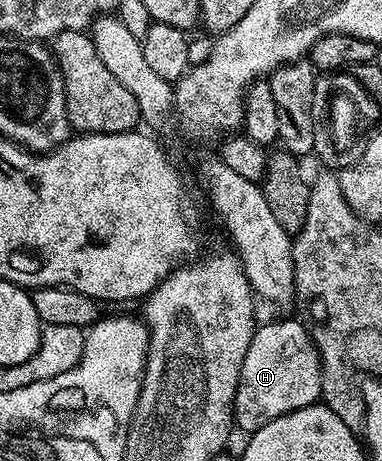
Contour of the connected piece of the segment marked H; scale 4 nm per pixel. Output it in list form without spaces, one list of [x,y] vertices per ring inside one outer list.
[[[284,318],[281,322],[268,322],[257,325],[254,336],[250,340],[250,348],[246,348],[246,360],[242,360],[242,372],[238,376],[238,388],[232,405],[232,417],[235,429],[245,430],[251,436],[258,428],[270,424],[270,420],[278,420],[278,416],[286,416],[286,412],[294,412],[303,406],[314,406],[321,401],[320,385],[320,352],[311,333],[300,322],[292,318]]]

